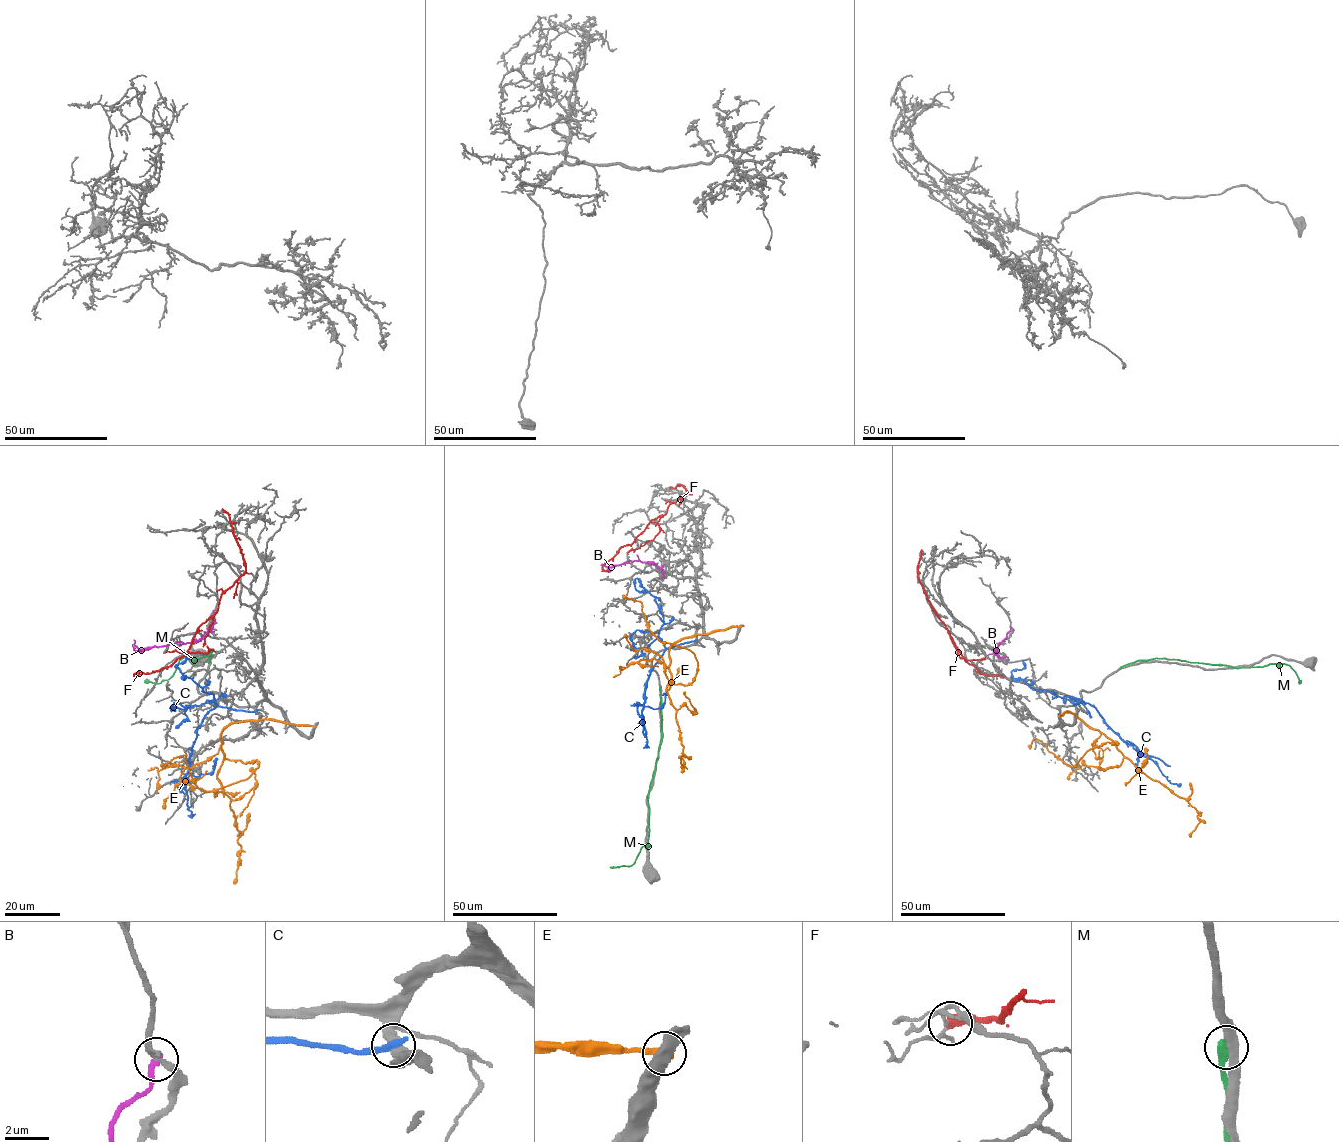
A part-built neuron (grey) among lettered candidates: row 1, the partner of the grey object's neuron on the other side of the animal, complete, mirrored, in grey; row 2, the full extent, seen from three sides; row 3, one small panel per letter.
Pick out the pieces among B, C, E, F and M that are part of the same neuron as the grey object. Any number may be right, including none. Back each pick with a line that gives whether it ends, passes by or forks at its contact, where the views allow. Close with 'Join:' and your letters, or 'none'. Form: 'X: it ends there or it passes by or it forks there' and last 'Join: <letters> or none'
Join: none

